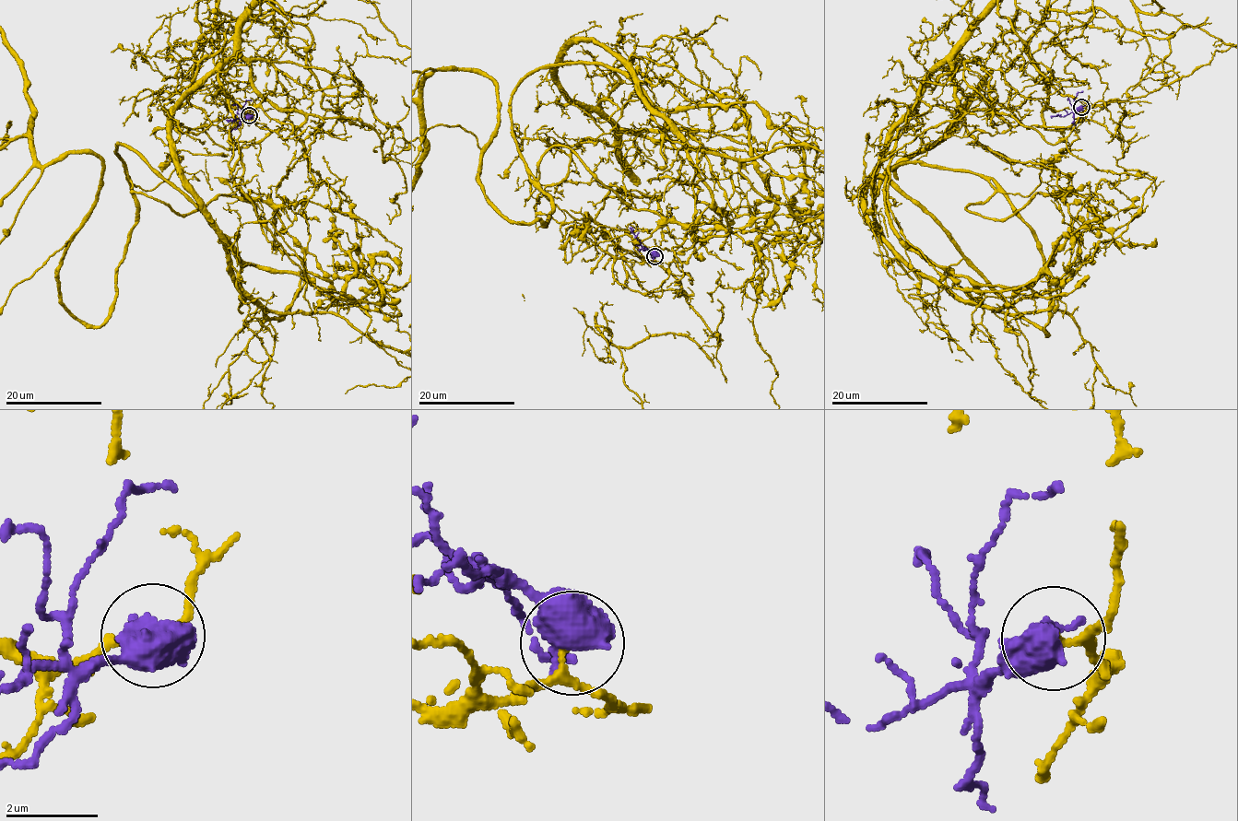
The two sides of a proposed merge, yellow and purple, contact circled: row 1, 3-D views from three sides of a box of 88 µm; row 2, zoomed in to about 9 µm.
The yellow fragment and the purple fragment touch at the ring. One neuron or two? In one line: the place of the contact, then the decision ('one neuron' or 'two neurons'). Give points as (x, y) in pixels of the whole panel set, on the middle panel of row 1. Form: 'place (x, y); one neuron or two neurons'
place (654, 256); two neurons

